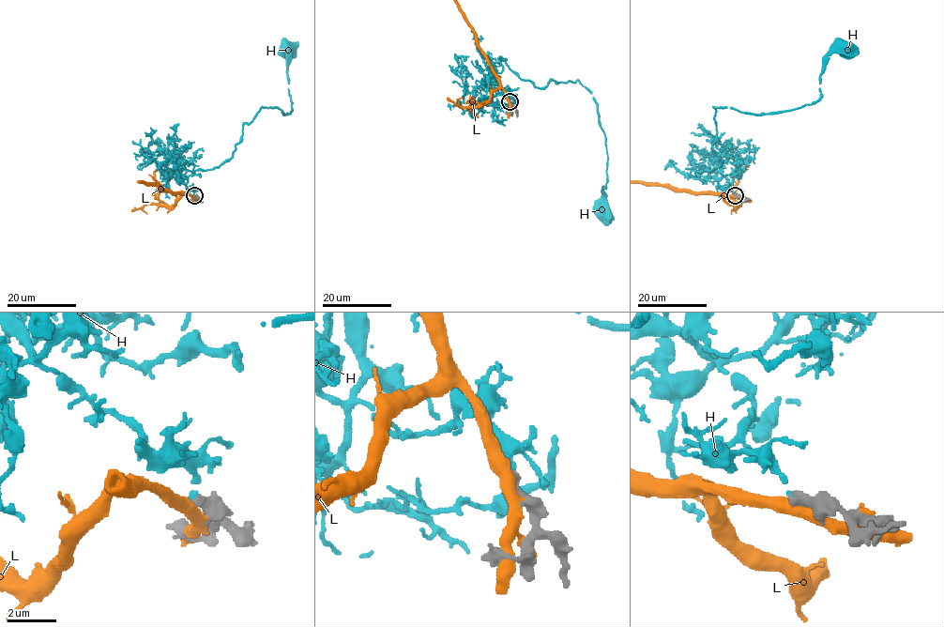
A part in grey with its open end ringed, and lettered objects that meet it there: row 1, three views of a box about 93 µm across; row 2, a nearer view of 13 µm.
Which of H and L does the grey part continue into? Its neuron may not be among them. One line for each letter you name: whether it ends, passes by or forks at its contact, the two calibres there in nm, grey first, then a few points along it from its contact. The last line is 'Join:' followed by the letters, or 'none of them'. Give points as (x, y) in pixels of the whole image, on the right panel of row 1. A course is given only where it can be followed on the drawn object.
H: it ends; calibres 460 and 200 nm; course (735, 195), (718, 172), (706, 183), (691, 175), (721, 164), (713, 107), (813, 104), (823, 59), (845, 46)
Join: H

